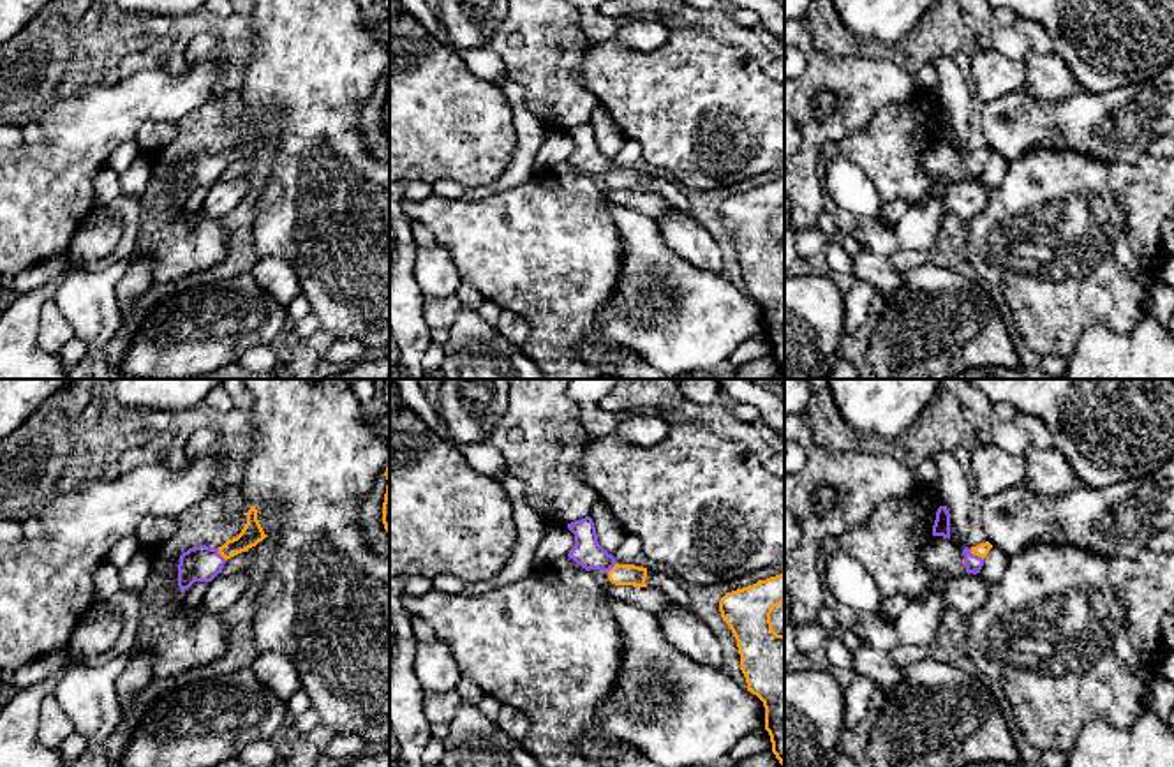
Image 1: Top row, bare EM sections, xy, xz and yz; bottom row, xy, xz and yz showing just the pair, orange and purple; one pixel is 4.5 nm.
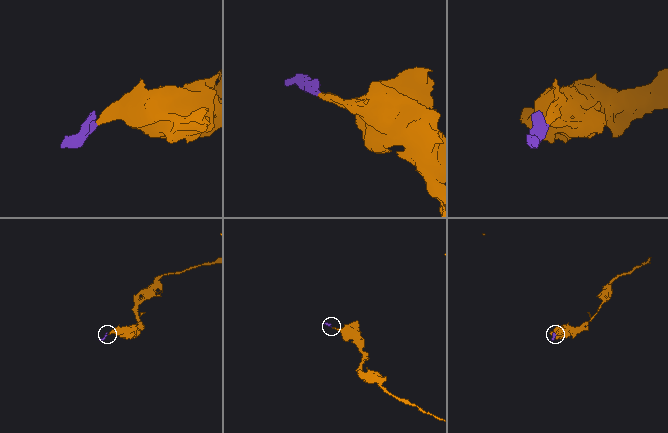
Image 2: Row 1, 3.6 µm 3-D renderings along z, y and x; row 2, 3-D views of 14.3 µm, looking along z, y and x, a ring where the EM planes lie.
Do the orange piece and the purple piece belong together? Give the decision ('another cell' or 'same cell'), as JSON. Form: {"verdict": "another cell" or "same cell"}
{"verdict": "same cell"}

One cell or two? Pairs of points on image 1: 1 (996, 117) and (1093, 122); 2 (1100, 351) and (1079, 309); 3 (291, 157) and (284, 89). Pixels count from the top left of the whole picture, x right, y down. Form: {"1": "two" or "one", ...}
{"1": "one", "2": "two", "3": "one"}

